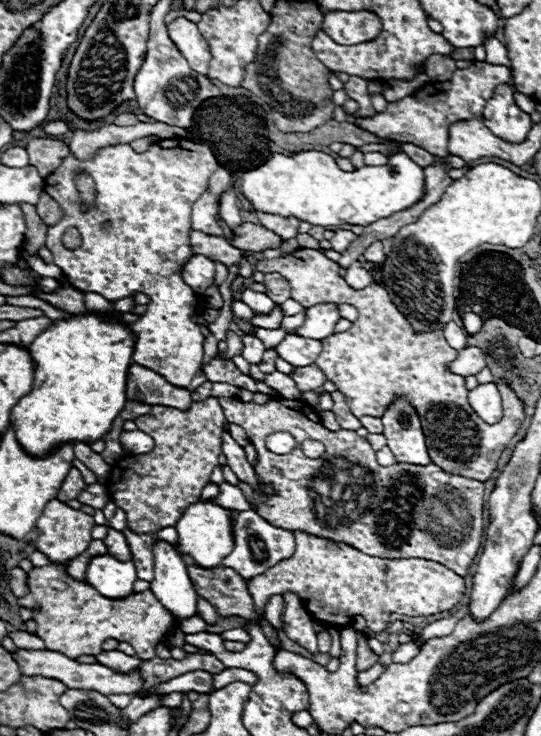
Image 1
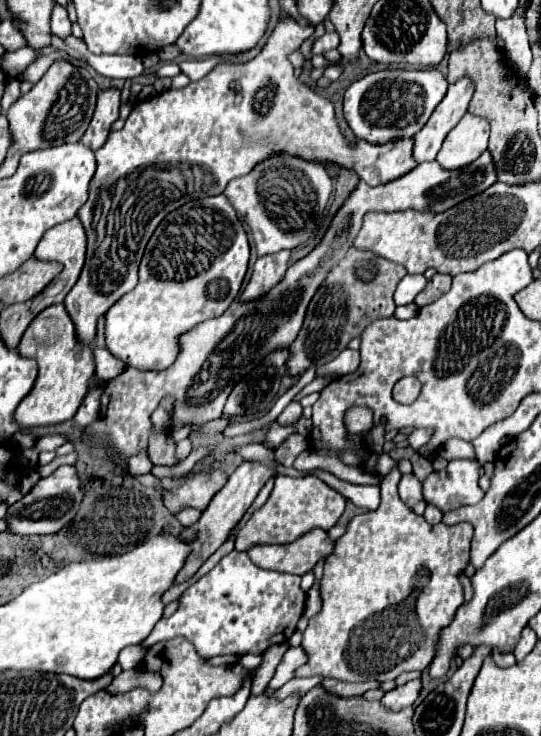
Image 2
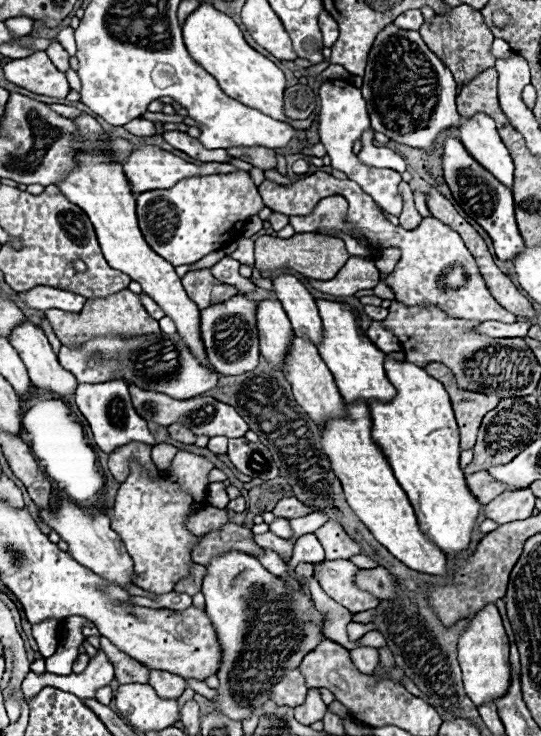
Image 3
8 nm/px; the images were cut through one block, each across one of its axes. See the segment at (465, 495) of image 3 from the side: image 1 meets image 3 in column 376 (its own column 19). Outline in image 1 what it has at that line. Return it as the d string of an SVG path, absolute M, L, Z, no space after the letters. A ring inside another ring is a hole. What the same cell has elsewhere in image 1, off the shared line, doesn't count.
M76 314L70 320L58 320L48 330L44 330L30 346L28 352L36 364L34 384L30 394L26 394L10 414L10 426L16 432L18 444L30 456L44 458L54 448L68 442L96 442L112 426L112 420L126 404L126 374L132 364L132 332L120 322L120 318L104 320L96 314Z

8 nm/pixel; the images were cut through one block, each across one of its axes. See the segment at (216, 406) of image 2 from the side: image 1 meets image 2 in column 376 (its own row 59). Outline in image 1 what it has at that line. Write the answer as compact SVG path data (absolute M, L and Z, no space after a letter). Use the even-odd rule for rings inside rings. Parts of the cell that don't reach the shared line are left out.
M176 18L174 22L170 22L170 38L196 72L208 72L210 48L194 22L186 18Z

